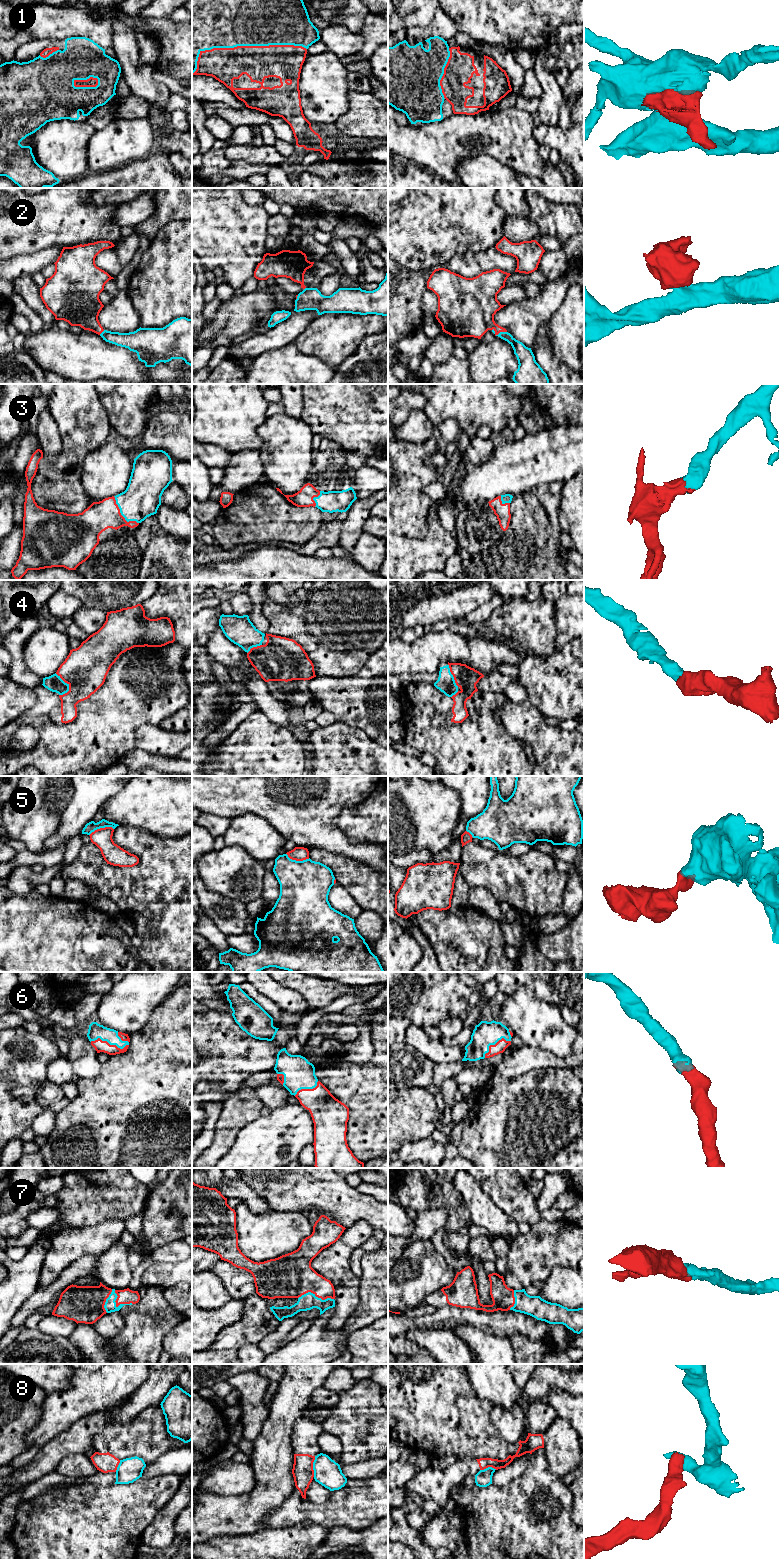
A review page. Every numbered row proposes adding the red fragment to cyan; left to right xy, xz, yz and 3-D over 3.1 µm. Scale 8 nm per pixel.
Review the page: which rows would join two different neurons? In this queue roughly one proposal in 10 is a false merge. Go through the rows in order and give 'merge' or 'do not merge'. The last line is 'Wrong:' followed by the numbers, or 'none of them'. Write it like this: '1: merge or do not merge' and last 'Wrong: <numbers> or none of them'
1: merge
2: merge
3: merge
4: merge
5: do not merge
6: merge
7: merge
8: do not merge
Wrong: 5, 8

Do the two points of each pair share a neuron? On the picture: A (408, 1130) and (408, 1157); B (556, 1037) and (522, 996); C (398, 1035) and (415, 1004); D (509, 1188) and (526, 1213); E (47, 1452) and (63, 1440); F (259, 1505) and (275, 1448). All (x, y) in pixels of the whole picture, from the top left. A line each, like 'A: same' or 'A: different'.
A: different
B: same
C: different
D: same
E: same
F: same

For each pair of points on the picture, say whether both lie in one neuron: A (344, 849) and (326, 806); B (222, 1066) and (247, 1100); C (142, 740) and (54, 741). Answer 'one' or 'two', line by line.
A: one
B: two
C: two

